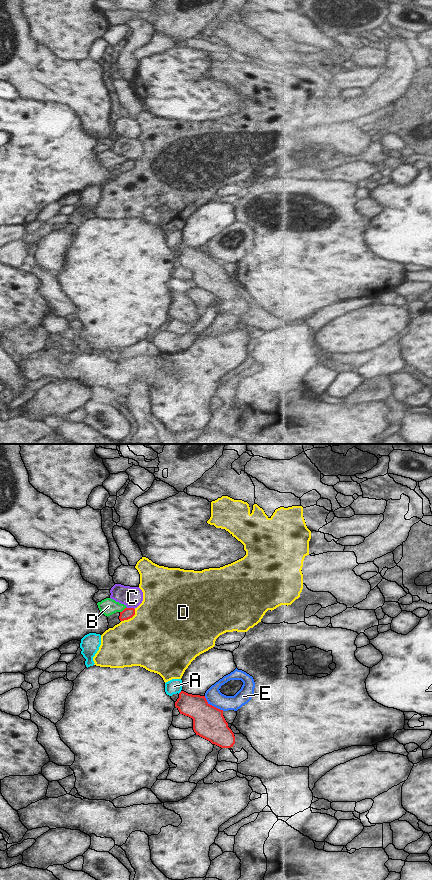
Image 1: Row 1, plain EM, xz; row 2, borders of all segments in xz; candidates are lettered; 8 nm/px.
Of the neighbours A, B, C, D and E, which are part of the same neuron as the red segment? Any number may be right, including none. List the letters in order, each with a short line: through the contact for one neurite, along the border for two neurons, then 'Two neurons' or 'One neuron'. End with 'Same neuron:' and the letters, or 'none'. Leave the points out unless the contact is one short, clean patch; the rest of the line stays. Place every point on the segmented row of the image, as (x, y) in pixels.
A: Line: xz (181, 691), (178, 693). Two neurons
B: Line: xz (126, 607), (120, 612). Two neurons
C: Line: xz (127, 607), (134, 609). Two neurons
D: Two neurons
E: Line: xz (204, 696), (210, 704), (223, 710). Two neurons
Same neuron: none

